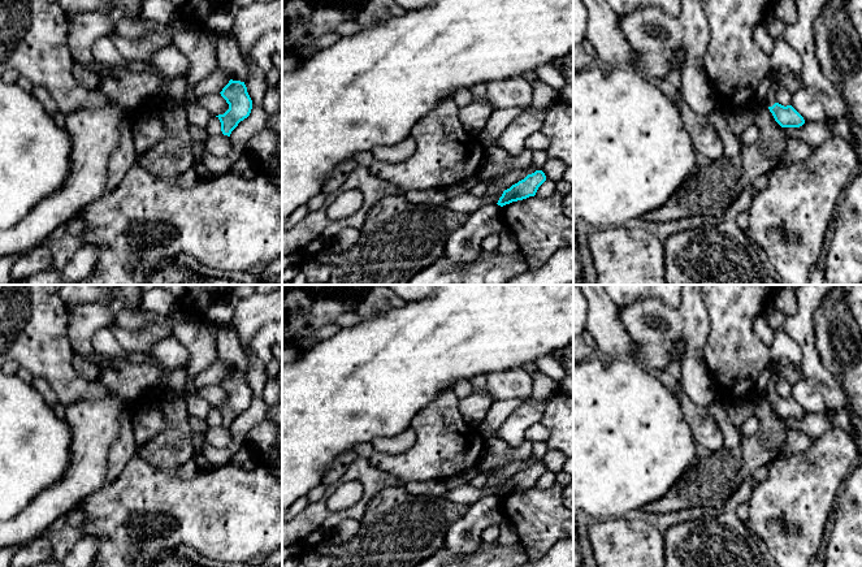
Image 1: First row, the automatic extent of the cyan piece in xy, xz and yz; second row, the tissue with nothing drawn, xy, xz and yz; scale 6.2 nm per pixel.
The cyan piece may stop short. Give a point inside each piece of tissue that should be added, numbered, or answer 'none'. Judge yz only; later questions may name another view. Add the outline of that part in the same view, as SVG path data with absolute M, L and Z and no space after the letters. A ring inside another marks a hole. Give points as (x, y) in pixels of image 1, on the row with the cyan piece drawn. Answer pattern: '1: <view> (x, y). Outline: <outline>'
1: yz (771, 99). Outline: M771 72L770 74L774 75L772 81L771 81L771 86L767 91L767 96L766 96L766 107L772 107L775 103L777 103L776 99L776 90L779 87L779 74L776 72Z

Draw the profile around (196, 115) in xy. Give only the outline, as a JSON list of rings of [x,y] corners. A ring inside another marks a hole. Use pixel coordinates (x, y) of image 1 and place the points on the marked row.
[[[196,99],[190,103],[181,104],[186,112],[187,122],[190,126],[199,126],[202,129],[207,127],[208,121],[212,118],[204,107],[199,105]]]

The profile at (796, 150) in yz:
[[[789,138],[779,164],[793,164],[803,161],[809,159],[813,152],[813,148],[806,142],[797,138]]]

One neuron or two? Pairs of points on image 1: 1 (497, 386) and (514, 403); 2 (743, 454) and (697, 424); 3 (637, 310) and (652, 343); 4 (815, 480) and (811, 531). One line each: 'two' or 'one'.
1: two
2: two
3: one
4: one

